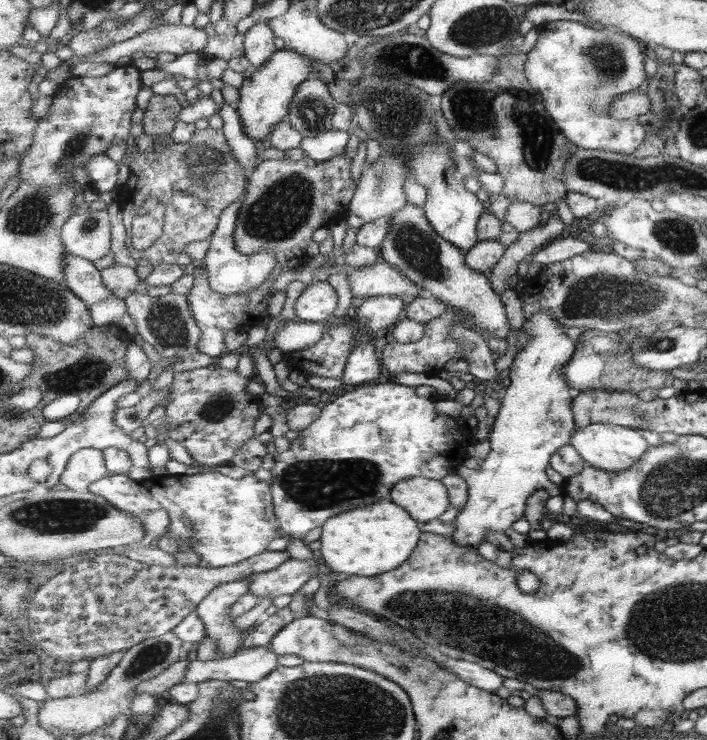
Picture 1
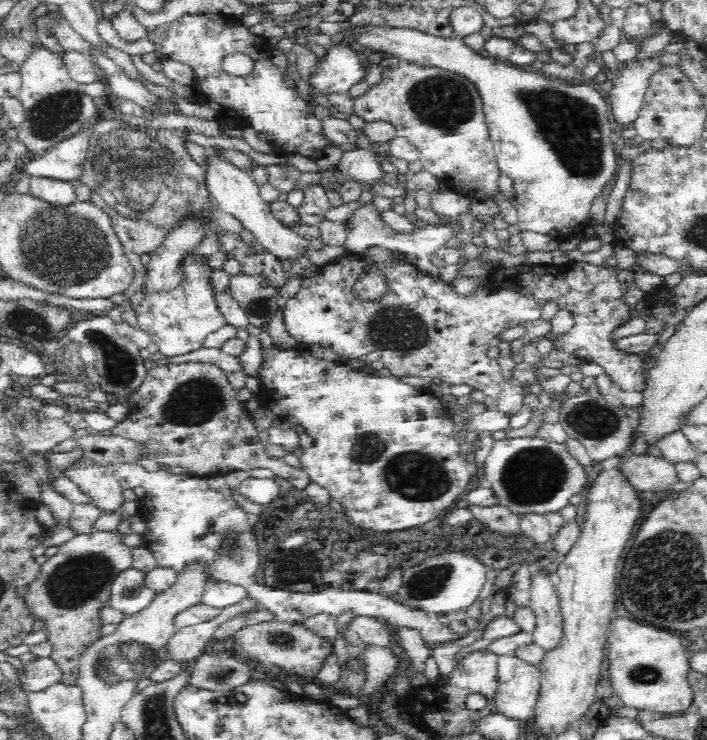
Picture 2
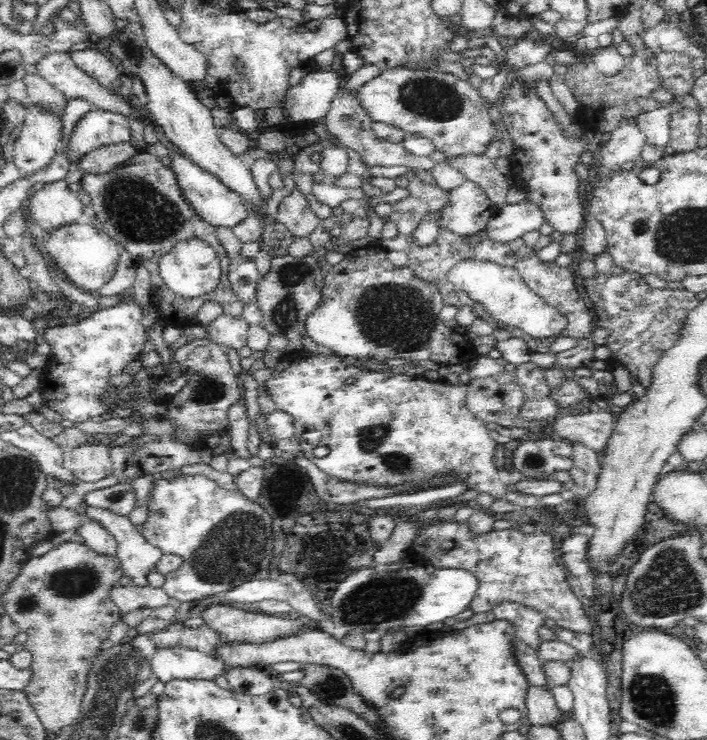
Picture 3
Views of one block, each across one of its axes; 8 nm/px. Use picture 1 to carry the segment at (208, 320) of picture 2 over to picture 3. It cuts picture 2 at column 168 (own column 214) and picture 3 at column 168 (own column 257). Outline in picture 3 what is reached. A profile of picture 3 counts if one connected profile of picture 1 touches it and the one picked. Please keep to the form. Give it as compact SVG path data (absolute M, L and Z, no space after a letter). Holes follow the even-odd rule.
M143 150L143 153L138 153L129 163L112 172L101 175L85 174L81 190L90 195L90 204L99 222L94 226L110 235L138 265L142 265L151 273L155 306L162 308L161 314L157 315L158 323L164 324L165 327L176 326L181 330L196 326L197 322L194 320L198 309L208 300L223 304L224 298L224 314L232 317L243 316L244 305L236 299L226 276L231 260L227 258L226 250L218 241L215 227L203 222L185 202L174 171L159 157ZM188 240L202 240L215 248L222 264L222 282L226 284L226 290L217 288L220 292L219 297L216 291L211 291L210 295L187 301L165 286L164 280L160 277L159 261L169 254L170 250L174 250L178 243Z

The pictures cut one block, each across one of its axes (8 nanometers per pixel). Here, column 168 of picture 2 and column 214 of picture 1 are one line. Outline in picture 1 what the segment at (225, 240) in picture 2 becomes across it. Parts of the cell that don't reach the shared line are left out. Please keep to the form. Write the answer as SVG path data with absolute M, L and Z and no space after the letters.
M211 127L198 130L189 142L184 142L183 144L174 142L170 146L159 146L151 152L140 152L135 146L135 148L130 151L137 152L131 157L133 158L131 159L133 161L131 161L129 165L131 172L125 184L120 186L115 192L117 203L123 214L123 222L126 226L126 230L131 230L135 215L137 215L137 212L141 211L141 207L145 206L147 200L159 199L159 201L163 201L165 207L167 207L164 234L163 237L154 244L154 247L149 247L146 250L136 250L132 247L132 236L130 234L127 235L127 240L124 245L128 254L133 259L145 259L148 261L147 266L136 267L138 276L145 281L157 266L163 264L187 266L187 263L190 262L189 256L184 254L187 244L191 244L191 242L201 242L213 237L213 234L216 233L220 225L221 214L225 214L229 206L233 206L233 204L239 202L239 200L245 196L246 187L249 182L249 172L247 172L247 168L240 165L239 159L233 154L232 147L229 146L224 131Z

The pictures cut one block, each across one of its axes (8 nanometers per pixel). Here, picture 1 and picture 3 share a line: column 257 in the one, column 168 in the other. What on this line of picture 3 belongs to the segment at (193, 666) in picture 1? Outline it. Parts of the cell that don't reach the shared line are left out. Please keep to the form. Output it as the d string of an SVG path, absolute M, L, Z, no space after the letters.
M184 647L156 649L149 664L149 672L164 684L175 679L214 680L228 670L220 658Z

